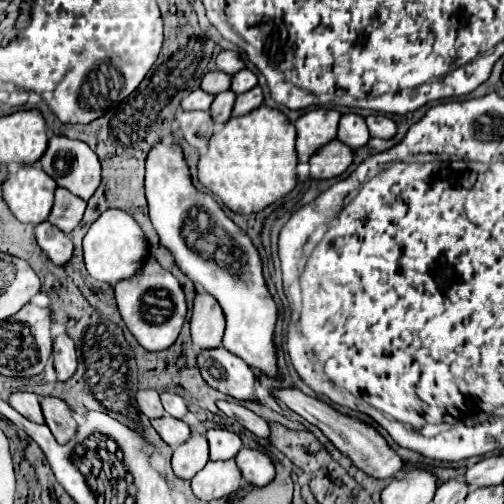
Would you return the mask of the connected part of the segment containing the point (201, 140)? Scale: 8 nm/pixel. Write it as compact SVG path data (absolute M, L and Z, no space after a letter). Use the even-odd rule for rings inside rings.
M176 111L176 121L184 139L200 153L206 151L206 143L214 131L214 123L208 111Z

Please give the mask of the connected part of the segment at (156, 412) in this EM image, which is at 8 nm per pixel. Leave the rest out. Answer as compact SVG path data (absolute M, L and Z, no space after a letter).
M138 391L136 403L148 419L158 419L158 417L164 417L164 413L166 413L160 403L160 395L156 391Z

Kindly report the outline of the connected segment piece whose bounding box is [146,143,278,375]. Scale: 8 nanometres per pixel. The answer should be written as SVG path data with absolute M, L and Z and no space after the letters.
M158 143L152 147L148 155L146 191L150 219L152 225L156 225L160 243L172 251L176 265L180 265L180 269L194 283L200 283L202 289L210 293L206 295L202 289L196 289L194 295L190 319L194 345L208 349L218 347L222 341L222 347L244 359L250 367L256 367L266 375L276 375L272 335L278 309L266 289L260 255L250 237L232 223L232 219L220 209L210 193L200 193L194 189L182 149L178 145Z

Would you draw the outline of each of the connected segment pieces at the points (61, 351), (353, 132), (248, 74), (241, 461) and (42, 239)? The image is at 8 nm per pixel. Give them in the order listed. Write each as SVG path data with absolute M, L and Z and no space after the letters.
M60 335L54 339L54 369L58 375L58 381L68 381L76 373L78 367L78 357L76 357L76 347L68 335Z
M348 113L340 117L338 123L338 133L336 139L346 143L350 149L360 149L368 143L370 135L368 135L368 127L364 127L364 117L356 115L356 113Z
M242 69L242 71L238 71L238 73L232 75L232 85L230 85L230 89L232 89L234 93L244 93L244 91L250 91L256 83L258 83L256 75L254 75L252 71L248 71L248 69Z
M242 447L240 453L236 455L236 463L242 471L242 477L254 487L266 487L276 477L276 467L272 459L258 449Z
M42 221L38 225L34 225L34 235L38 245L42 247L42 251L56 263L56 265L64 265L70 255L72 255L72 241L64 231L58 231L58 227L54 227L48 221Z

